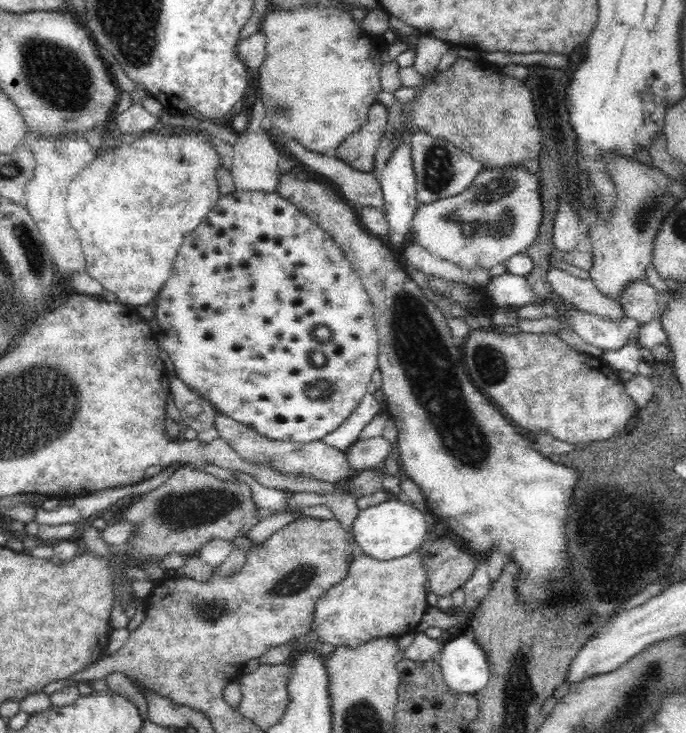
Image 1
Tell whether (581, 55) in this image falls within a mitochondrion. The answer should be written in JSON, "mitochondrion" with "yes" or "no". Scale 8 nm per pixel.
{"mitochondrion":"no"}

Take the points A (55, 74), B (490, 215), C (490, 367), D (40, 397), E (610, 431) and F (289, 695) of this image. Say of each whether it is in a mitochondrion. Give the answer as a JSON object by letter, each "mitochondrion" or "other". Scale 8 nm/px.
{"A":"mitochondrion","B":"mitochondrion","C":"mitochondrion","D":"mitochondrion","E":"other","F":"other"}

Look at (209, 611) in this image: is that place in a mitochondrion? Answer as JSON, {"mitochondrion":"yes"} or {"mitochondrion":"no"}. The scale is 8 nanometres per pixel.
{"mitochondrion":"yes"}

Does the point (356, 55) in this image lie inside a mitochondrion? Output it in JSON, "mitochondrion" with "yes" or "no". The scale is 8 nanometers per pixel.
{"mitochondrion":"no"}

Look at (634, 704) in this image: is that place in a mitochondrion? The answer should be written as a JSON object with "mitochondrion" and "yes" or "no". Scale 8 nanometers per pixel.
{"mitochondrion":"yes"}

